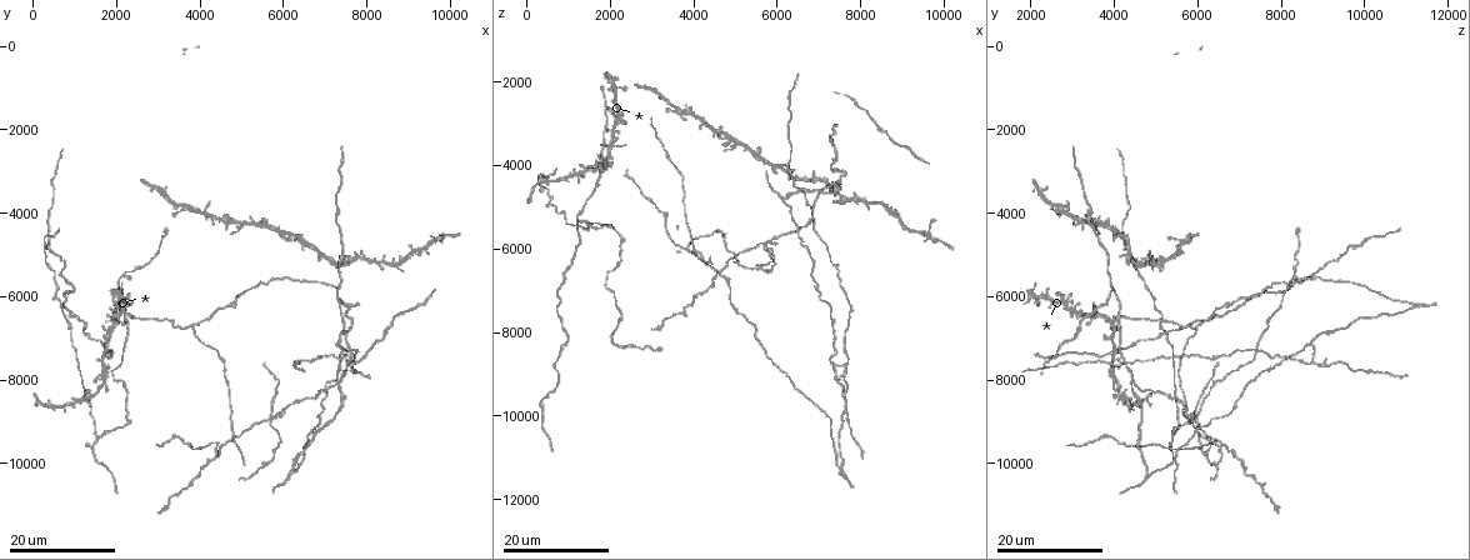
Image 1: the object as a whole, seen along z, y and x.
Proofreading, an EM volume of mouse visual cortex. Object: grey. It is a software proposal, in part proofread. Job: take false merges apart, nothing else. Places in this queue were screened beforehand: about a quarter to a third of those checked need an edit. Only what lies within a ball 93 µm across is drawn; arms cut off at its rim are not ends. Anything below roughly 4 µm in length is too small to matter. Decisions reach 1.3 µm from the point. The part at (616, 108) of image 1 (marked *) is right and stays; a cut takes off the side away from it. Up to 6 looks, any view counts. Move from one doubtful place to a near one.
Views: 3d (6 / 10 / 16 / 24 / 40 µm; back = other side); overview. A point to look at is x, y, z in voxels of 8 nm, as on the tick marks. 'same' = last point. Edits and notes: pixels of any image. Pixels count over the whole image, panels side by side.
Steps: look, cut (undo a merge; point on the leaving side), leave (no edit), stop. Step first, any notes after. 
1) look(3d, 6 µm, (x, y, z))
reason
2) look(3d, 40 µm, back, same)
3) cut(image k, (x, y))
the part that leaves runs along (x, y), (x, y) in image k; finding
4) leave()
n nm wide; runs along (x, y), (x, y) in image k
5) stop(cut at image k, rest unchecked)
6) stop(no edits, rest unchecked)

look(3d, 24 µm, (1600, 9350, 5350))

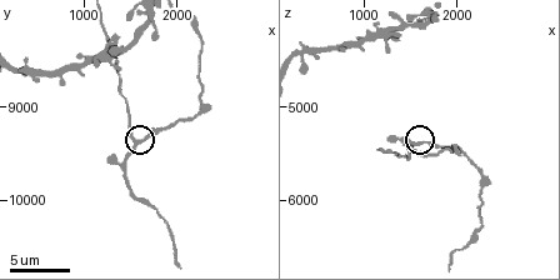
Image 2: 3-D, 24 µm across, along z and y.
look(3d, 10 µm, (1550, 9400, 5400))

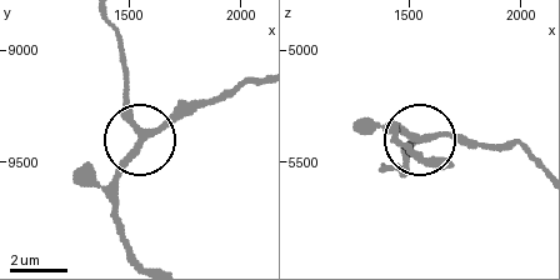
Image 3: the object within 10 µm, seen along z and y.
leave()
3 arms; one neuron here

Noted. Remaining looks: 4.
look(3d, 24 µm, (3350, 9350, 3700))
sudden change in width

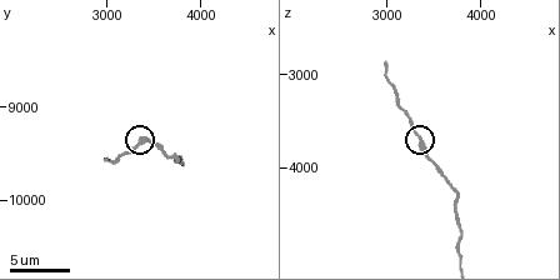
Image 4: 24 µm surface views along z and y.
look(3d, 10 µm, (3350, 9400, 3700))

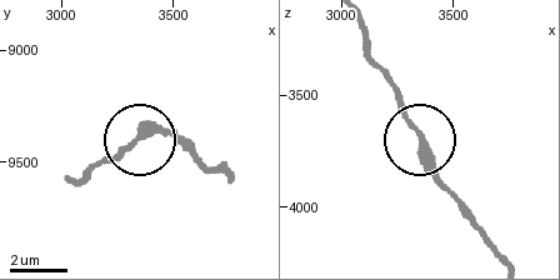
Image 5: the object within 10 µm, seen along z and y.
leave()
runs along (504, 258), (446, 186), (385, 81) in image 5; continuous, no second neuron

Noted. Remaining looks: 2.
look(3d, 24 µm, (7200, 5100, 4450))
four or more arms meet

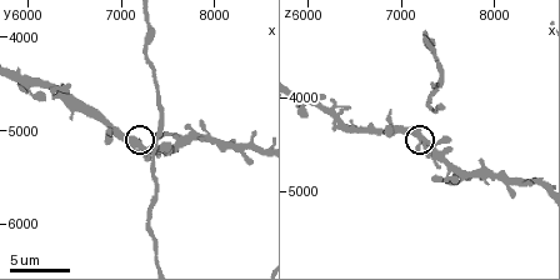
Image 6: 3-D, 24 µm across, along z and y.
look(3d, 6 µm, (7150, 5100, 4400))

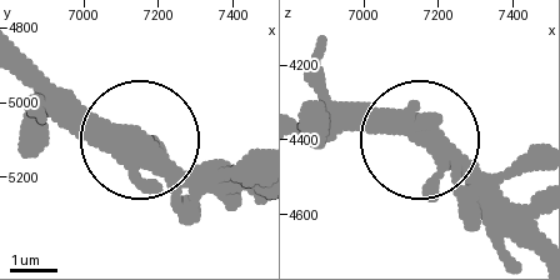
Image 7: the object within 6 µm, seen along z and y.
leave()
4 arms; one neuron here

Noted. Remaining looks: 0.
stop(no edits, rest unchecked)

